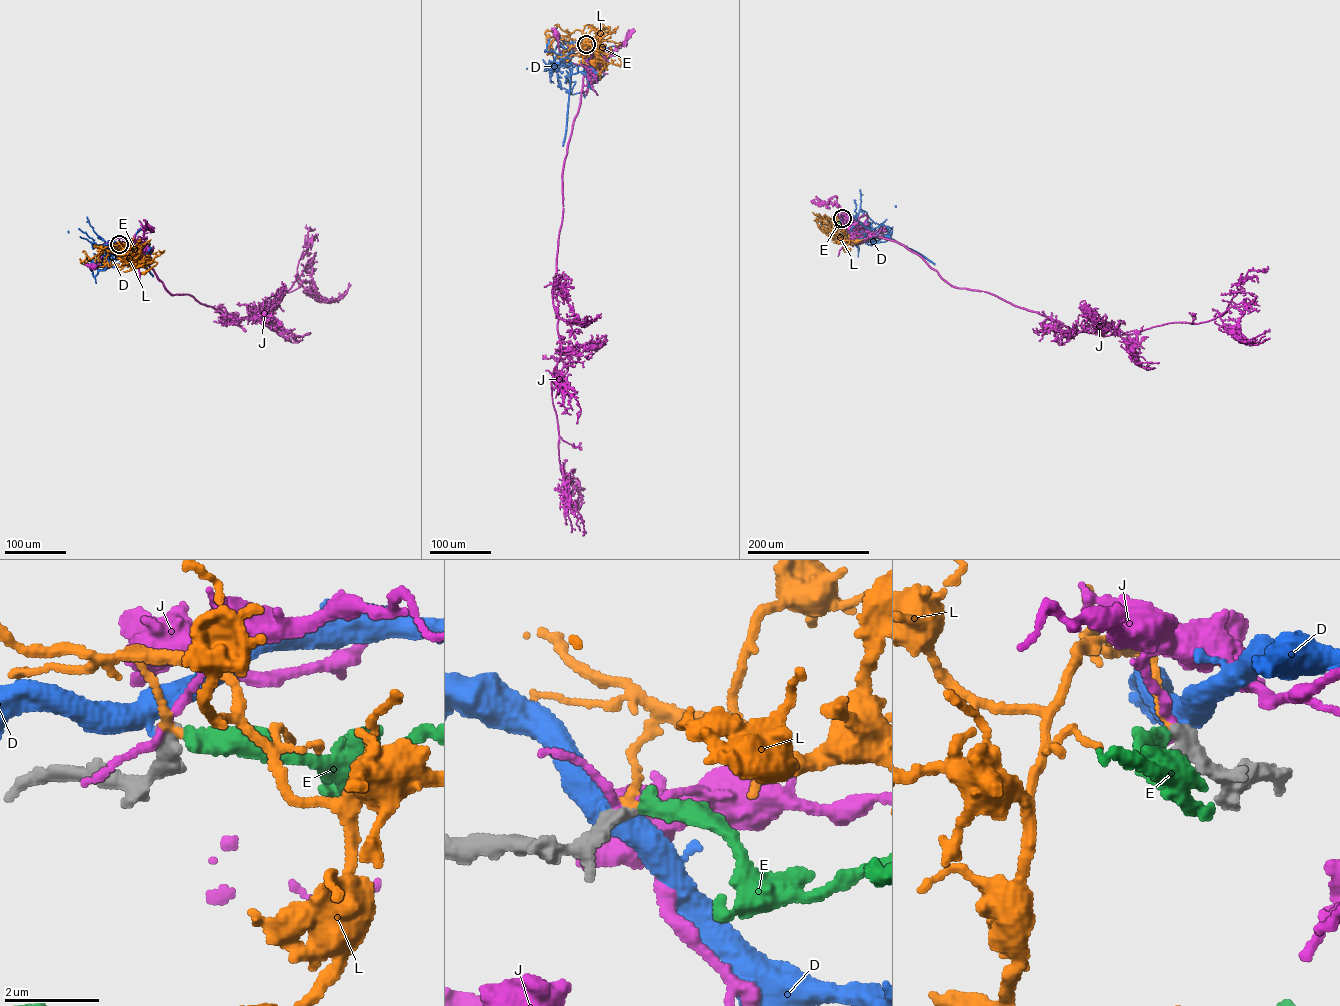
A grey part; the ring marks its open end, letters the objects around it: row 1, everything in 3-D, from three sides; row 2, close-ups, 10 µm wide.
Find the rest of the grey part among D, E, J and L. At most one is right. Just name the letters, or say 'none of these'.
E

